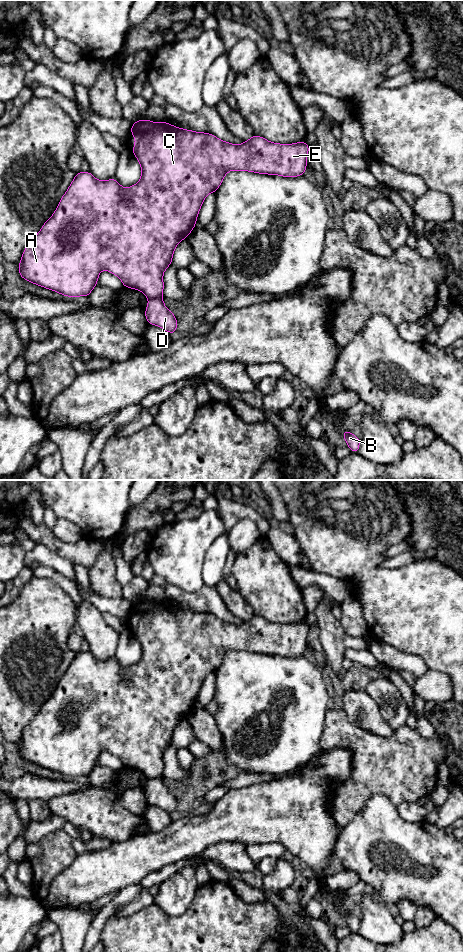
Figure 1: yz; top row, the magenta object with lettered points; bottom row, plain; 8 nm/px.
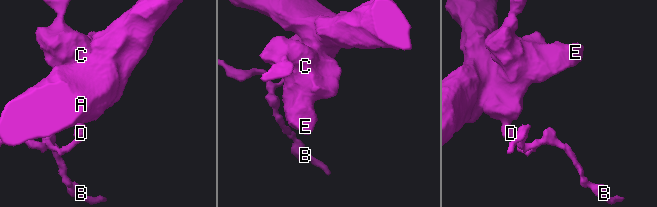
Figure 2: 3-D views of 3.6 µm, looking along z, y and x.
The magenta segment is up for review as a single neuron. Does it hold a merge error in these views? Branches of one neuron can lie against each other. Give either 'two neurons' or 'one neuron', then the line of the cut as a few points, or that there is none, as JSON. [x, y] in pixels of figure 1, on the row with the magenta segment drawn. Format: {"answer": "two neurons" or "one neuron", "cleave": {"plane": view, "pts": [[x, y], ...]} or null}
{"answer": "two neurons", "cleave": {"plane": "yz", "pts": [[161, 296], [149, 299]]}}

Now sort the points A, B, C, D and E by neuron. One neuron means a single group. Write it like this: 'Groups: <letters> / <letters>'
Groups: A C E / B D

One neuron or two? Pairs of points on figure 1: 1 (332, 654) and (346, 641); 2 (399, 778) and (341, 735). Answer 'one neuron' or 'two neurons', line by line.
1: one neuron
2: one neuron

